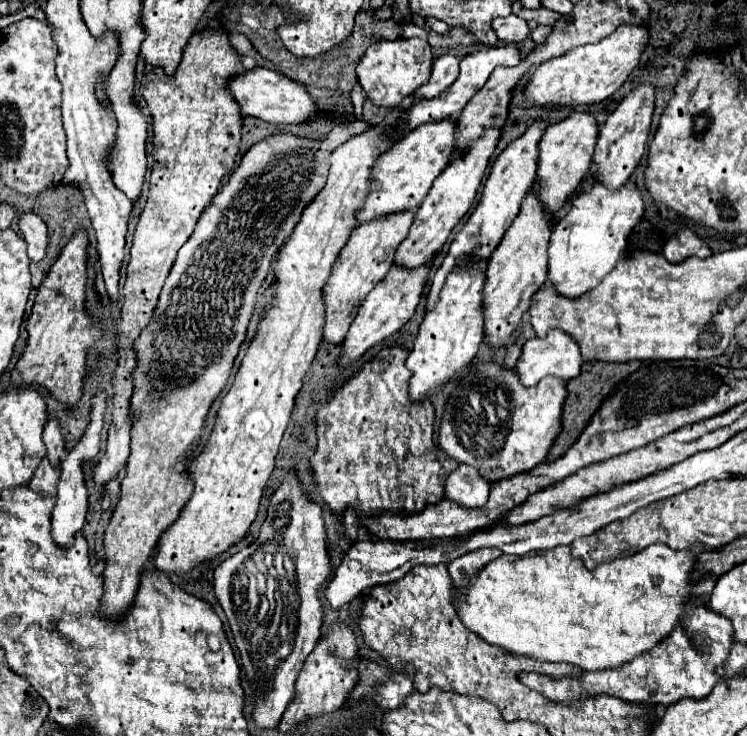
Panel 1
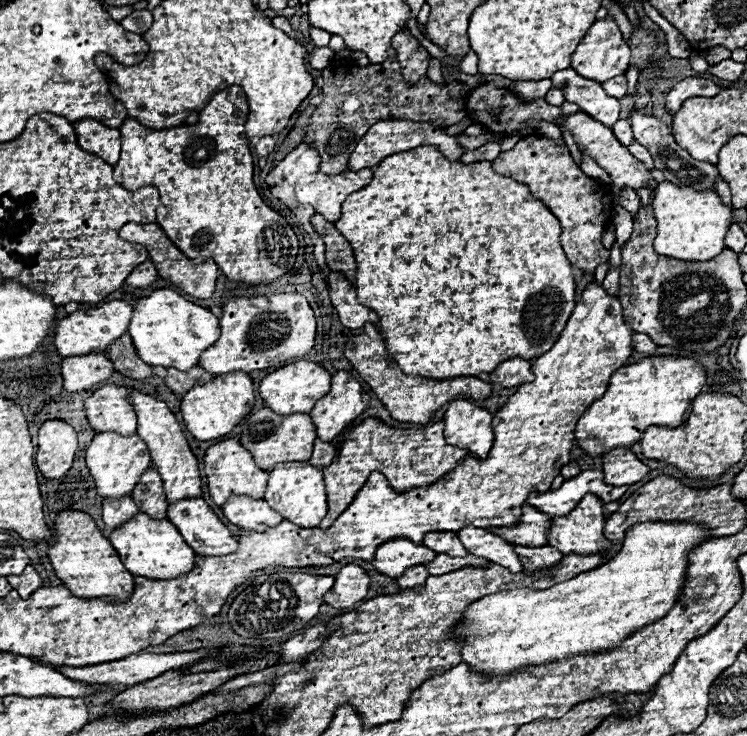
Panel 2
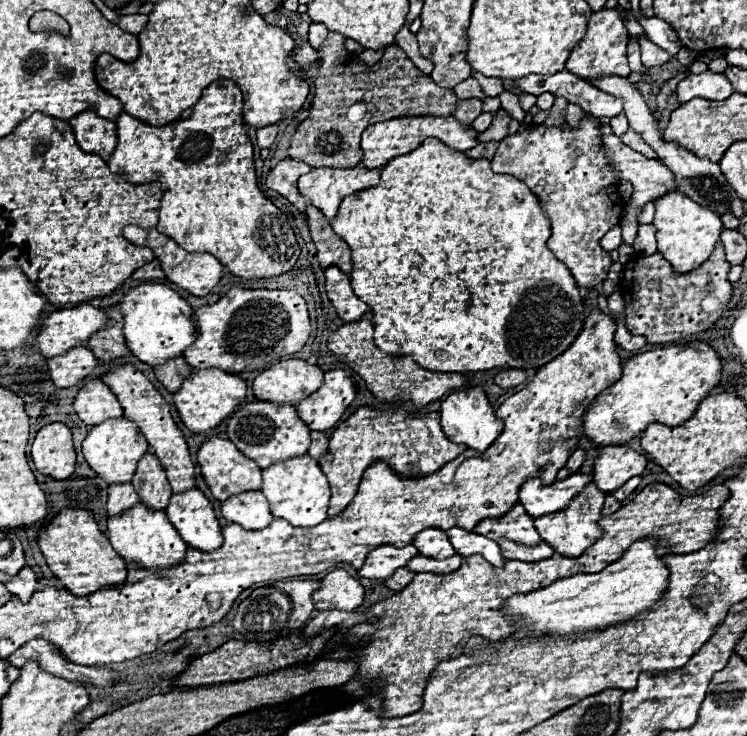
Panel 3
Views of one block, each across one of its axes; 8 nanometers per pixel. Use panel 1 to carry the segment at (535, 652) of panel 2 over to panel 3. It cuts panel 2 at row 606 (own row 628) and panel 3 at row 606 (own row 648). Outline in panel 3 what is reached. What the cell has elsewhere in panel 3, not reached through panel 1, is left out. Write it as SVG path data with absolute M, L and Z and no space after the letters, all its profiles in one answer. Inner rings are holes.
M638 542L626 550L622 560L616 560L598 574L576 574L542 590L512 596L512 600L506 602L504 612L512 618L524 618L524 626L512 634L516 638L528 632L532 636L572 636L574 632L598 632L610 624L620 624L622 620L630 620L630 616L638 616L638 612L652 608L654 602L660 600L666 584L668 568L664 566L662 558L656 556L656 544Z

